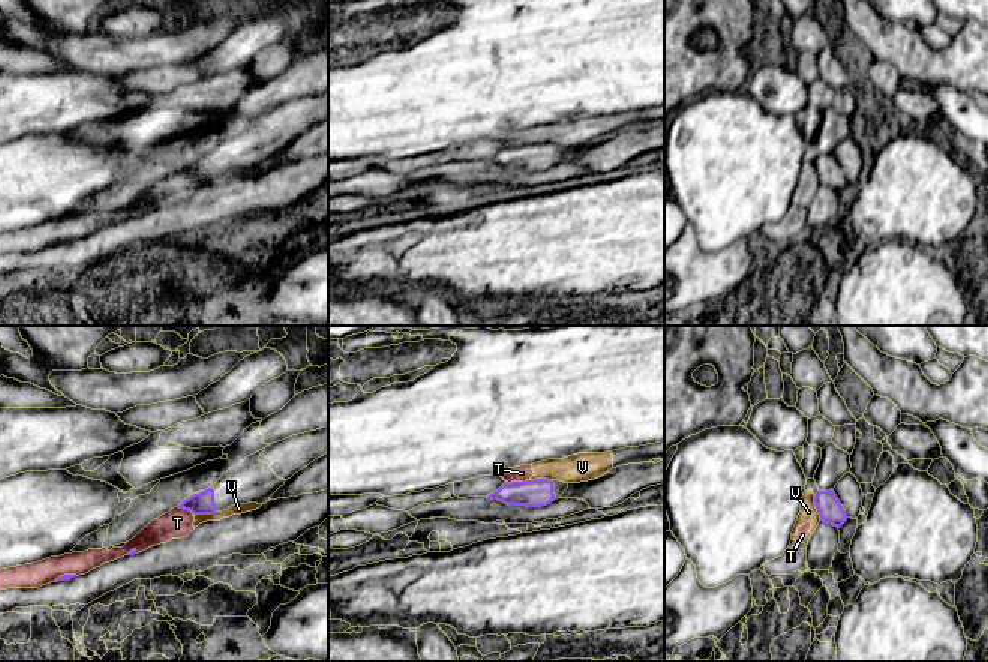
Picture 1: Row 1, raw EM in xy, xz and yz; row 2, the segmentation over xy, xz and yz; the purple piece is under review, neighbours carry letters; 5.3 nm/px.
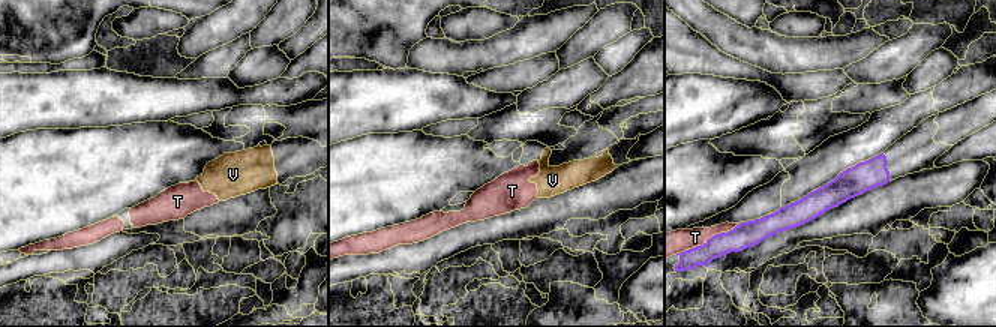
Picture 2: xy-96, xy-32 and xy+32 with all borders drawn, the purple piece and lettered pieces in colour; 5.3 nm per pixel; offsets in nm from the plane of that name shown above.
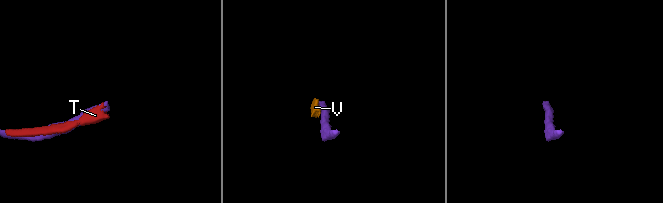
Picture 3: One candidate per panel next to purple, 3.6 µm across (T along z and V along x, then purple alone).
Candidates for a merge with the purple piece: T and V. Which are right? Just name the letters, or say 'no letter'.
no letter

